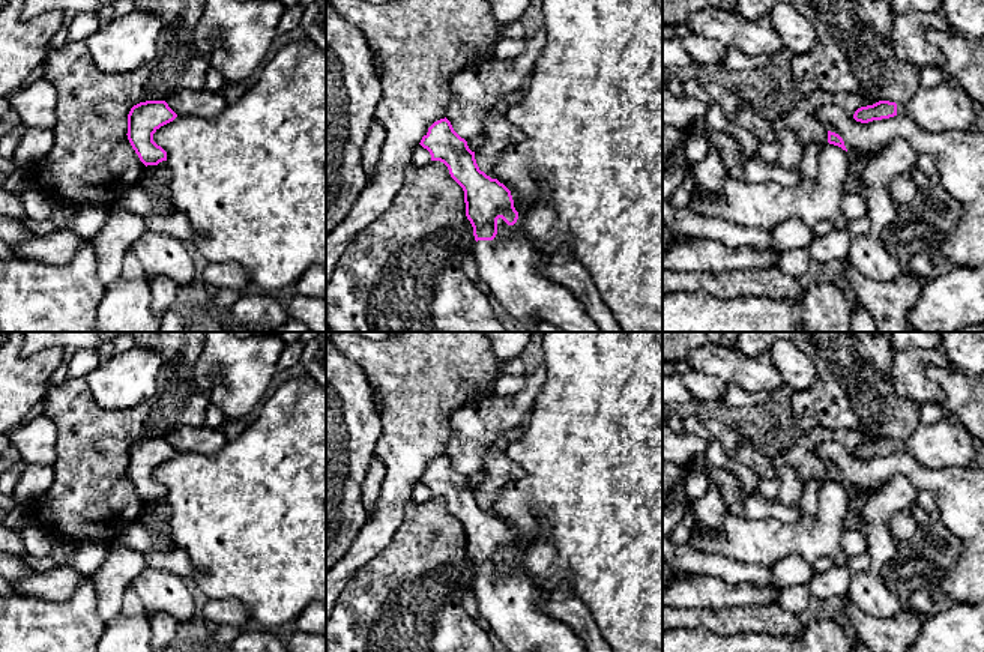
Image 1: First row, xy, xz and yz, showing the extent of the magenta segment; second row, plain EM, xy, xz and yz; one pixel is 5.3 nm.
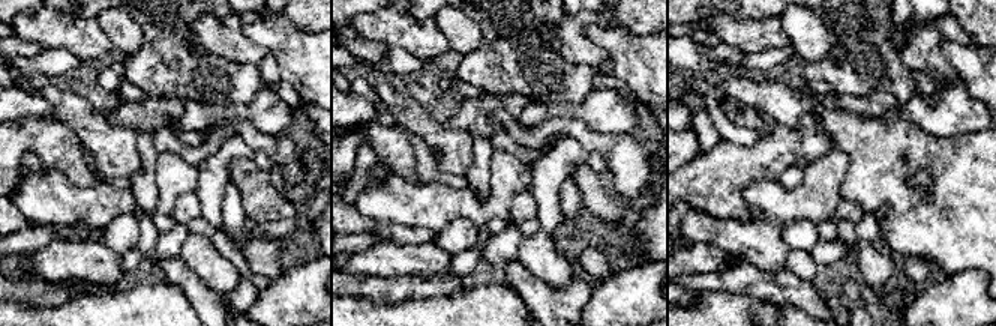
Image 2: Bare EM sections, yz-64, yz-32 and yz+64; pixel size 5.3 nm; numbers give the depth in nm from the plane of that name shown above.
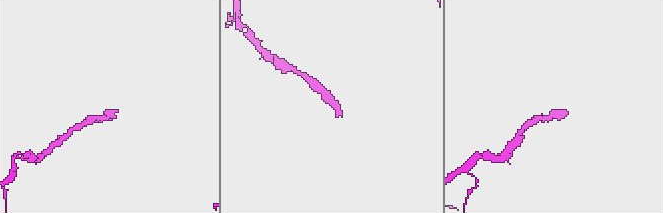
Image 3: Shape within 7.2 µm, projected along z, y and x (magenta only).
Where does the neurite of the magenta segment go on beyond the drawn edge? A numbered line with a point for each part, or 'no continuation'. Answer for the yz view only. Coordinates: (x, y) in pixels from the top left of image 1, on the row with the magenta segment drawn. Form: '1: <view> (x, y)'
1: yz (944, 108)

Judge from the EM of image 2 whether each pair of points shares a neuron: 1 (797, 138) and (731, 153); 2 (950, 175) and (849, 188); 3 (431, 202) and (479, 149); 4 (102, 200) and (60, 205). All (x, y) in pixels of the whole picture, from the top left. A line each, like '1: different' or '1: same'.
1: same
2: same
3: different
4: same

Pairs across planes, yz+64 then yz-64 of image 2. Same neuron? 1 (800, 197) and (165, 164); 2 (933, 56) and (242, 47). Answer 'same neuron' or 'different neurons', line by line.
1: same neuron
2: same neuron

